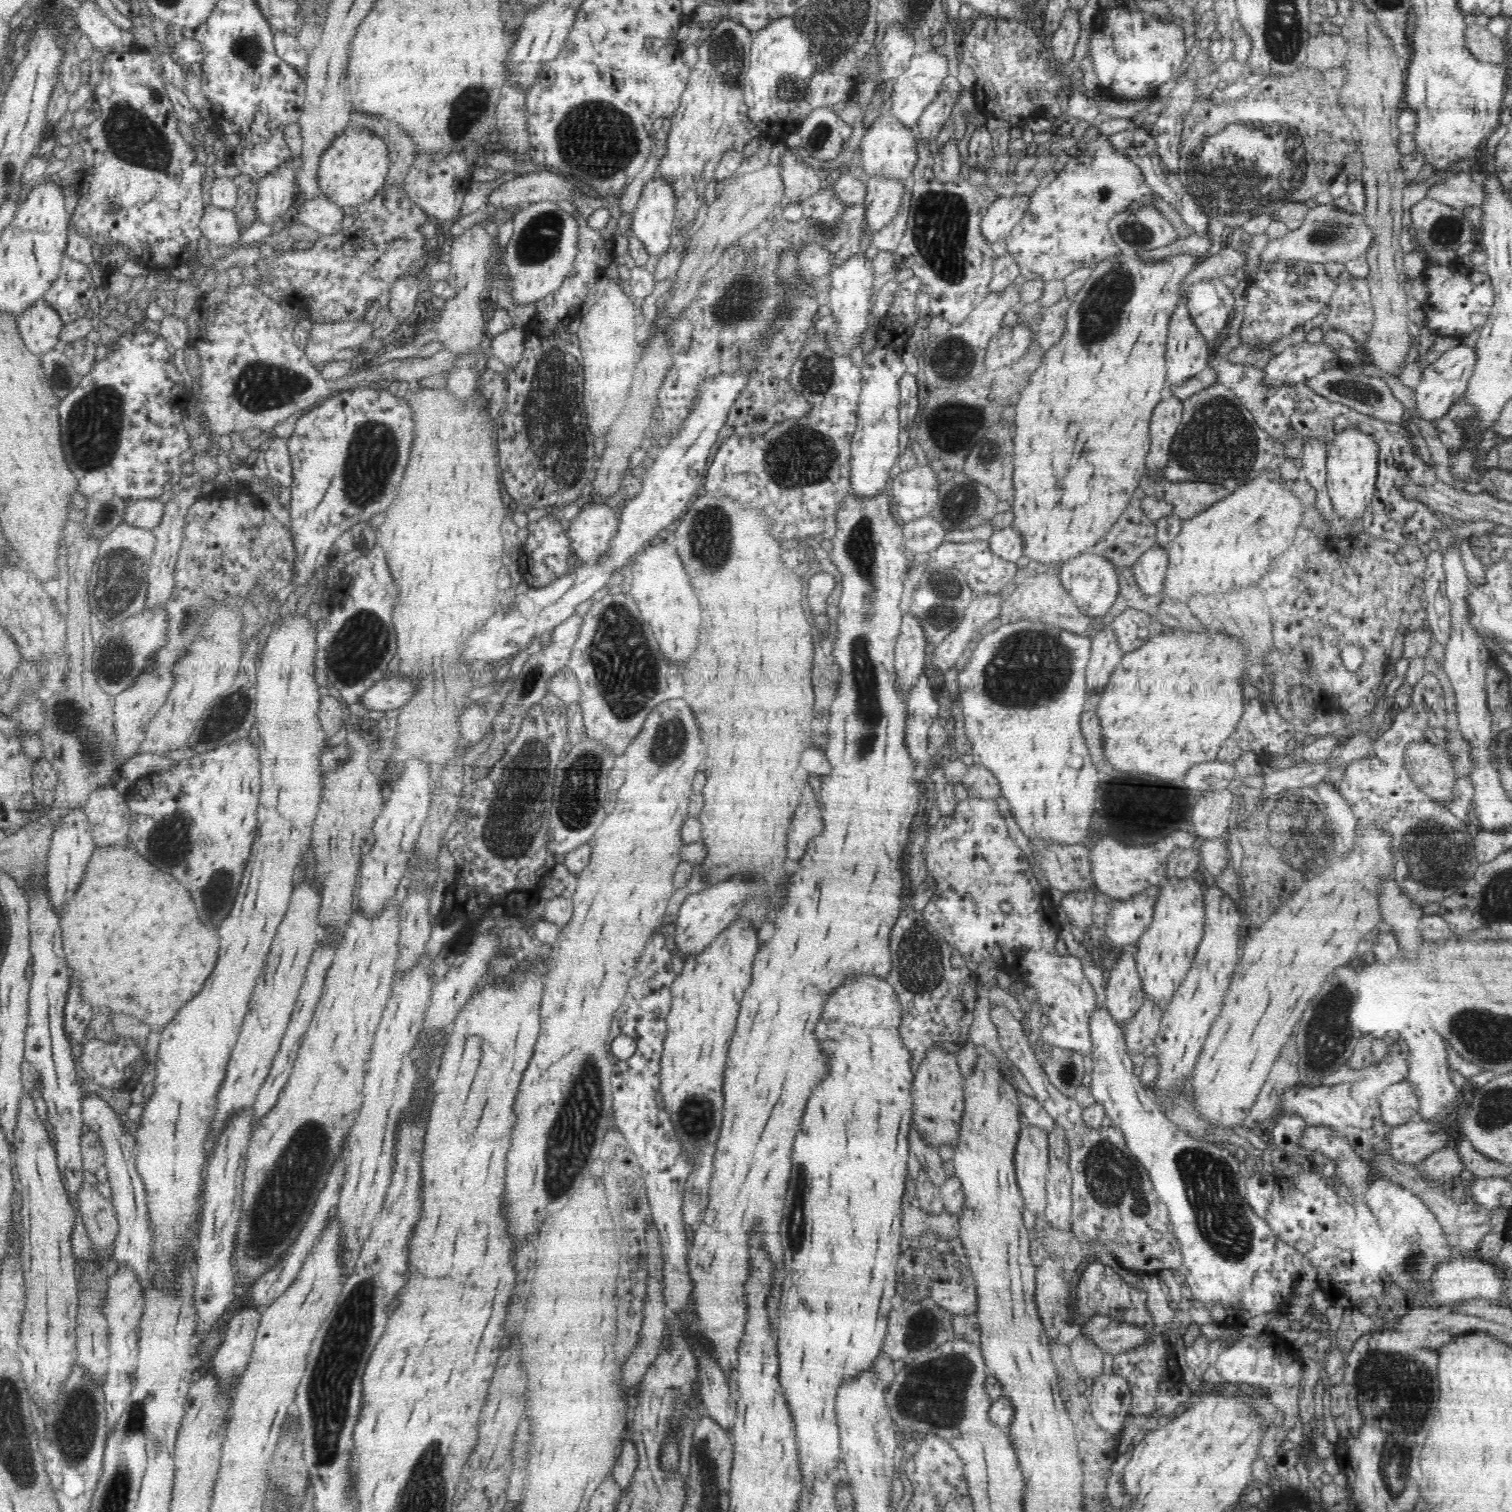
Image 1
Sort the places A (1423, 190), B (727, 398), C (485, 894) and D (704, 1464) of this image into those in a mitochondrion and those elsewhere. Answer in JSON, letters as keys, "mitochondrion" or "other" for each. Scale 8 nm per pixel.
{"A":"other","B":"other","C":"other","D":"mitochondrion"}

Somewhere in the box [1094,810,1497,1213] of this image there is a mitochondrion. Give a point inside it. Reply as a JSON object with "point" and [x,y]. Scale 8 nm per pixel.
{"point":[1432,858]}

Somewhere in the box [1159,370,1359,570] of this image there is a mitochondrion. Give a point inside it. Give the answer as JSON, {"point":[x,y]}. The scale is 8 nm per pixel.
{"point":[1218,441]}

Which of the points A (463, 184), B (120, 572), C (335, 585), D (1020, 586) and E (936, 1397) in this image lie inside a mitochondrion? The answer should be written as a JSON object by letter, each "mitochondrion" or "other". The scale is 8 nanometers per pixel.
{"A":"other","B":"mitochondrion","C":"other","D":"other","E":"mitochondrion"}

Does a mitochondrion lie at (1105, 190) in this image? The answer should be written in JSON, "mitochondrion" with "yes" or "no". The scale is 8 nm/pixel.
{"mitochondrion":"yes"}

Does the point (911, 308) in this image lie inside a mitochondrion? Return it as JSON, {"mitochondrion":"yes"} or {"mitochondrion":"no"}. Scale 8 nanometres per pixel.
{"mitochondrion":"no"}

